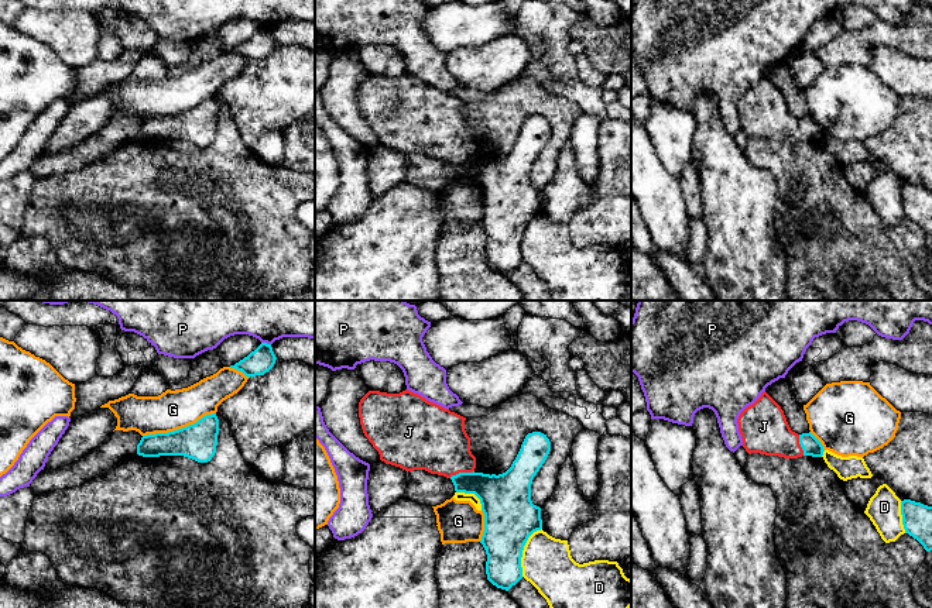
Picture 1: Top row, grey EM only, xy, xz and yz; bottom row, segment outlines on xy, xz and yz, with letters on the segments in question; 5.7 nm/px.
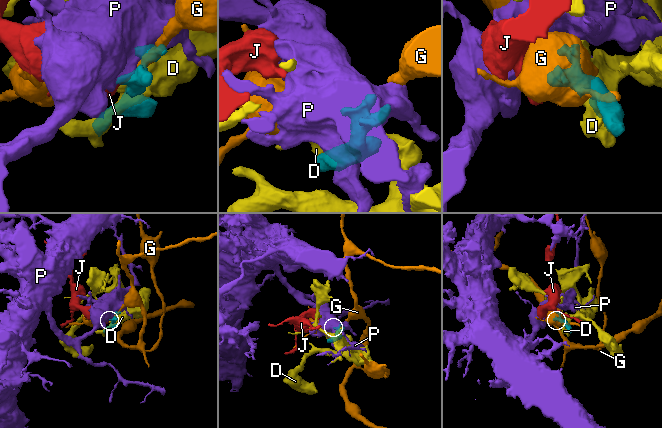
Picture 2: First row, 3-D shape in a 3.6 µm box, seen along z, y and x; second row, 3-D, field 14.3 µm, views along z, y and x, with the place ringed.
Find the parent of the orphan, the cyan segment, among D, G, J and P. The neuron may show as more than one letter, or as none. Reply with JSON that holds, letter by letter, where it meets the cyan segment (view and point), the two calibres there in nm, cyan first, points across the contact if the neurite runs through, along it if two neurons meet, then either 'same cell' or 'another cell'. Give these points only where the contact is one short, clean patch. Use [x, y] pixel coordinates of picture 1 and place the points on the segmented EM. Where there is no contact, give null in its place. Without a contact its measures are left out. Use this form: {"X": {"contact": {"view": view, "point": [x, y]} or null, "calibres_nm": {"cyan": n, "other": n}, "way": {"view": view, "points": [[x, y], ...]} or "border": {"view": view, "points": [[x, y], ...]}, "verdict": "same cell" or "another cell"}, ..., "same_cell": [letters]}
{"D": {"contact": {"view": "xz", "point": [523, 549]}, "calibres_nm": {"cyan": 300, "other": 280}, "verdict": "another cell"}, "G": {"contact": {"view": "xy", "point": [178, 429]}, "calibres_nm": {"cyan": 200, "other": 220}, "verdict": "another cell"}, "J": {"contact": {"view": "xz", "point": [461, 473]}, "calibres_nm": {"cyan": 220, "other": 360}, "way": {"view": "xz", "points": [[499, 494], [470, 483], [461, 473], [459, 466], [434, 439]]}, "verdict": "same cell"}, "P": {"contact": {"view": "xy", "point": [266, 343]}, "calibres_nm": {"cyan": 150, "other": 440}, "verdict": "another cell"}, "same_cell": ["J"]}

